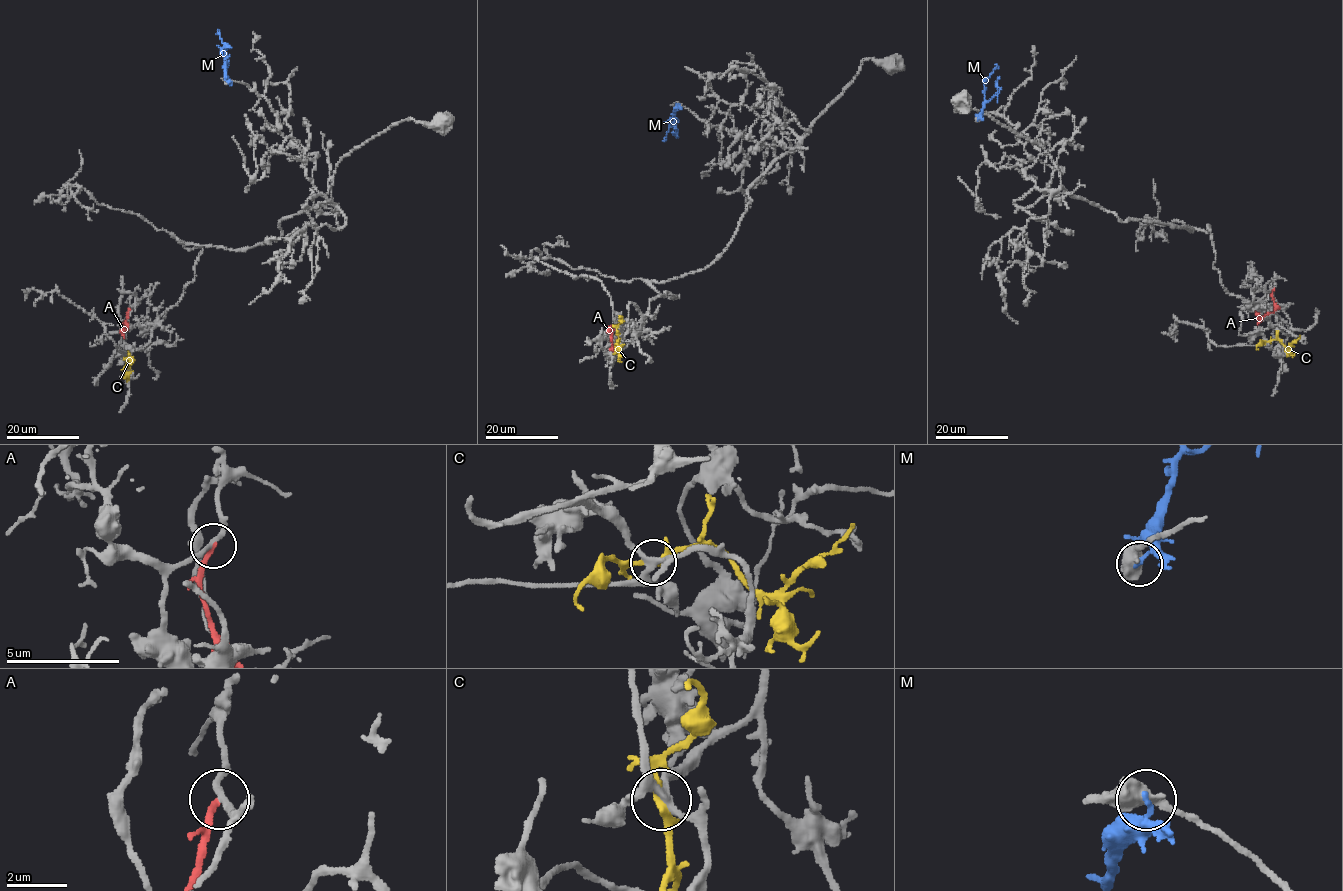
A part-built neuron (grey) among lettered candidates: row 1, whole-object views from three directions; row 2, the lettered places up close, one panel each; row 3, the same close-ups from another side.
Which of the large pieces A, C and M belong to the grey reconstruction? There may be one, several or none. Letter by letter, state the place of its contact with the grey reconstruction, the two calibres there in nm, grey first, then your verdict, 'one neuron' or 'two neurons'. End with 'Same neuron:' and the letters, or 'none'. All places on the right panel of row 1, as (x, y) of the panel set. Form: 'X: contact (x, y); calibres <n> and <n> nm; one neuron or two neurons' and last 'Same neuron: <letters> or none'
A: contact (1274, 288); calibres 220 and 200 nm; two neurons
C: contact (1268, 341); calibres 240 and 200 nm; two neurons
M: contact (978, 119); calibres 550 and 130 nm; two neurons
Same neuron: none

